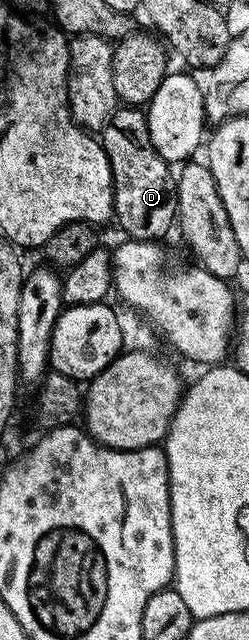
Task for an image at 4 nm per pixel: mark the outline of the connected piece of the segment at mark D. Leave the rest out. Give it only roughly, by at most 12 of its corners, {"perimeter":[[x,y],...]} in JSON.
{"perimeter":[[119,107],[100,140],[114,217],[160,241],[177,220],[171,166],[145,112]]}

